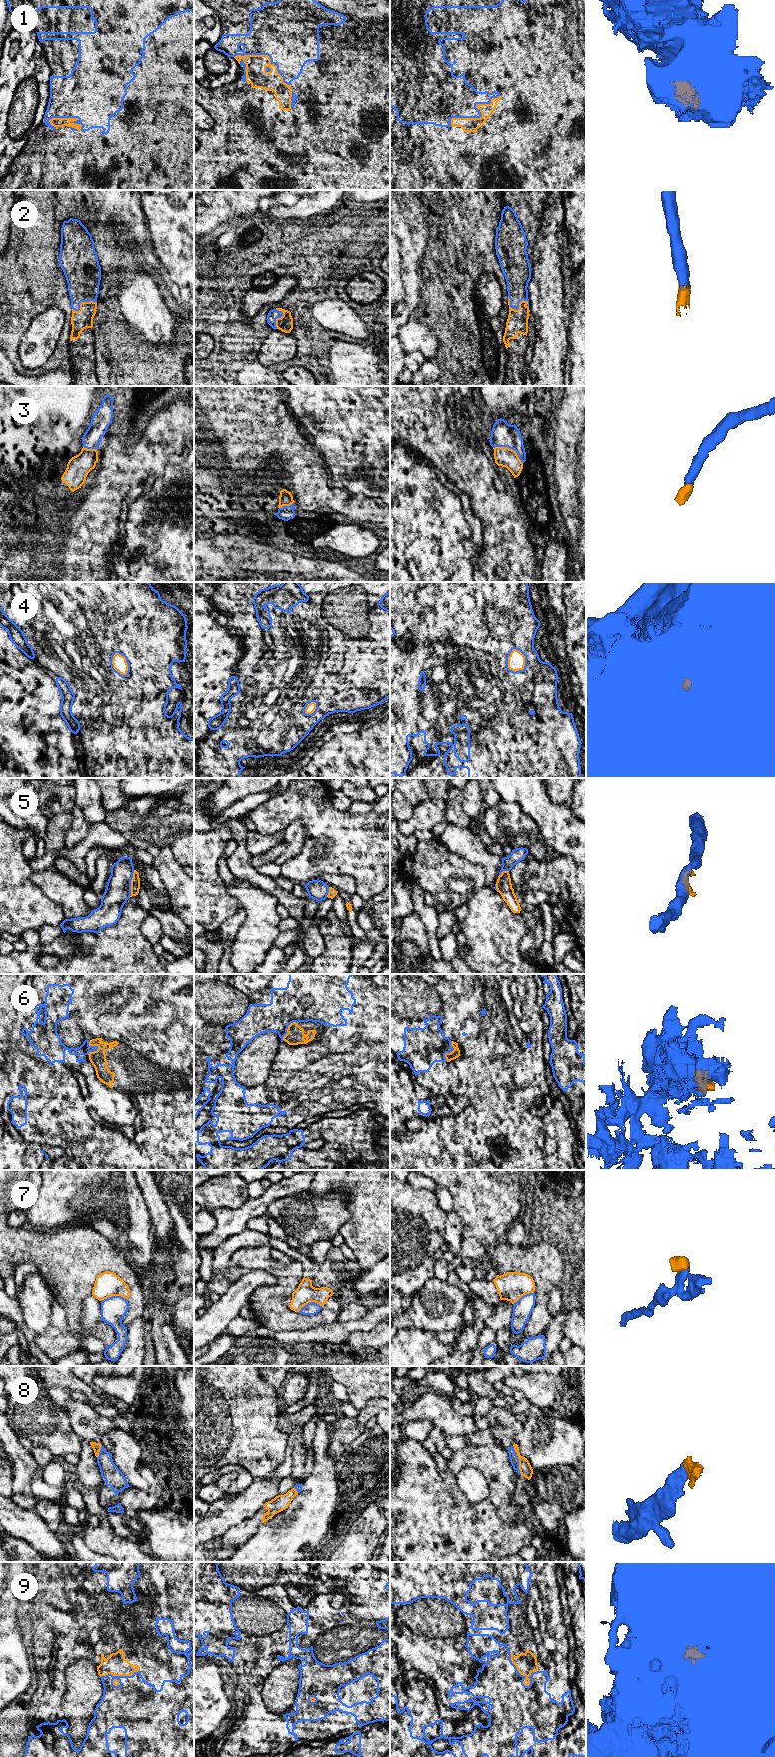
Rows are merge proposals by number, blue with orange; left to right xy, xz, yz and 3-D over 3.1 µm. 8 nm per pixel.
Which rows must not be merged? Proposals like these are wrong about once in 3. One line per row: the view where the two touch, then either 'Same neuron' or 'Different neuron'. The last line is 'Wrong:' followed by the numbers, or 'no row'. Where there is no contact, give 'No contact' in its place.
1: Touches blue in yz. Different neuron
2: Touches blue in yz. Same neuron
3: Touches blue in yz. Same neuron
4: Touches blue in yz. Same neuron
5: Touches blue in xy. Different neuron
6: Touches blue in xy. Same neuron
7: Touches blue in xy. Different neuron
8: Touches blue in yz. Same neuron
9: Touches blue in yz. Same neuron
Wrong: 1, 5, 7

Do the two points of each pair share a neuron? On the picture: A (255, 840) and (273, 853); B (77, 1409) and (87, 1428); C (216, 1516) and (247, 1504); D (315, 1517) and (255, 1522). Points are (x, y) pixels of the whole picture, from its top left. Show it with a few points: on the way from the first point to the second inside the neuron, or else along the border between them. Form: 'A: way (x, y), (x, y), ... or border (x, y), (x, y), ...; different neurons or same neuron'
A: border (281, 842), (252, 856); different neurons
B: way (81, 1414), (89, 1423); same neuron
C: way (224, 1513), (239, 1508); same neuron
D: border (261, 1522), (258, 1530), (247, 1541); different neurons

